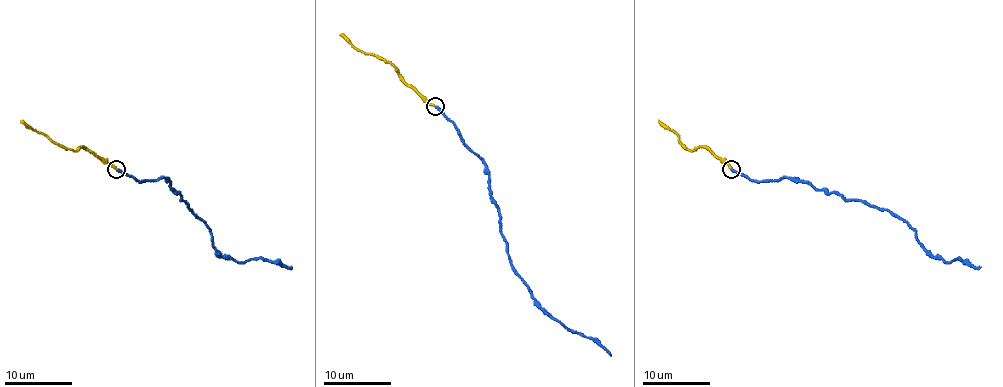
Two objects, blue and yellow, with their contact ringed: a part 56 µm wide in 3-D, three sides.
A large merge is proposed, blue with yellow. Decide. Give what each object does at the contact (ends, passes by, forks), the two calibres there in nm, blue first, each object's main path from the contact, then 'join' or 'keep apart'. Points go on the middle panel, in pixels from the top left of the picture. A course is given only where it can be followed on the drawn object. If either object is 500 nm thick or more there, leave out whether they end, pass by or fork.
blue ends | yellow ends | 260/240 nm | blue via (435, 105), (486, 166), (510, 265), (530, 296), (561, 323), (591, 336), (610, 355) | yellow via (435, 105), (423, 100), (391, 65), (355, 49), (340, 34) | keep apart

